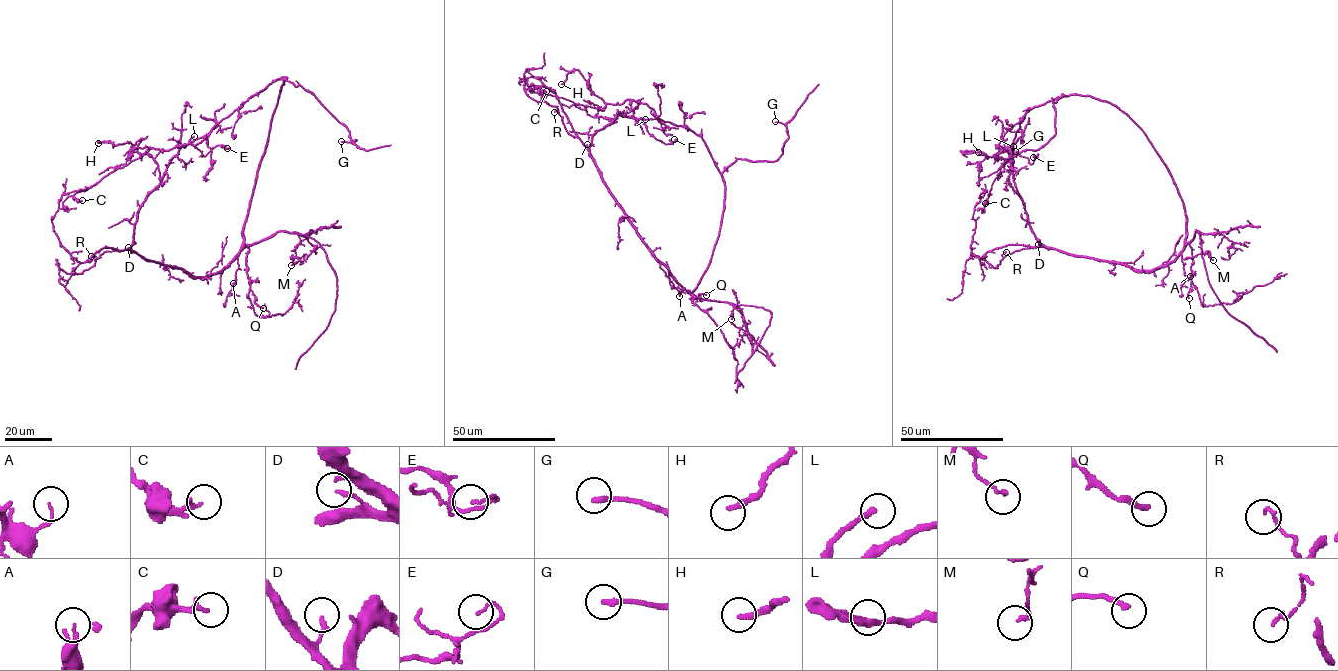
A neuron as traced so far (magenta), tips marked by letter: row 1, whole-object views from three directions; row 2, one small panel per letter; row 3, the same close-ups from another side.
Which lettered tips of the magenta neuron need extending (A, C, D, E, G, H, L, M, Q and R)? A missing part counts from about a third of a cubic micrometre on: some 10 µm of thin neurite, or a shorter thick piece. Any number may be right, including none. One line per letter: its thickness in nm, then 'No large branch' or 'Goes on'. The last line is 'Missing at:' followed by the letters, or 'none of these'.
A: Thickness 90 nm. No large branch
C: Thickness 160 nm. No large branch
D: Thickness 160 nm. No large branch
E: Thickness 110 nm. No large branch
G: Thickness 240 nm. Goes on
H: Thickness 240 nm. Goes on
L: Thickness 220 nm. No large branch
M: Thickness 170 nm. No large branch
Q: Thickness 240 nm. No large branch
R: Thickness 160 nm. No large branch
Missing at: G, H

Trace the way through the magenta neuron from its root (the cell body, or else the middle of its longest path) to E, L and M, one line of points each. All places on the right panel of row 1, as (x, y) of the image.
E: (1108, 262), (1066, 254), (1039, 242), (1009, 178), (1013, 153), (1031, 164), (1038, 154), (1033, 157)
L: (1108, 262), (1066, 254), (1039, 242), (1029, 224), (1023, 199), (1009, 182), (1013, 146)
M: (1108, 262), (1121, 262), (1139, 270), (1163, 267), (1193, 238), (1196, 230), (1201, 234), (1202, 253), (1213, 260)

